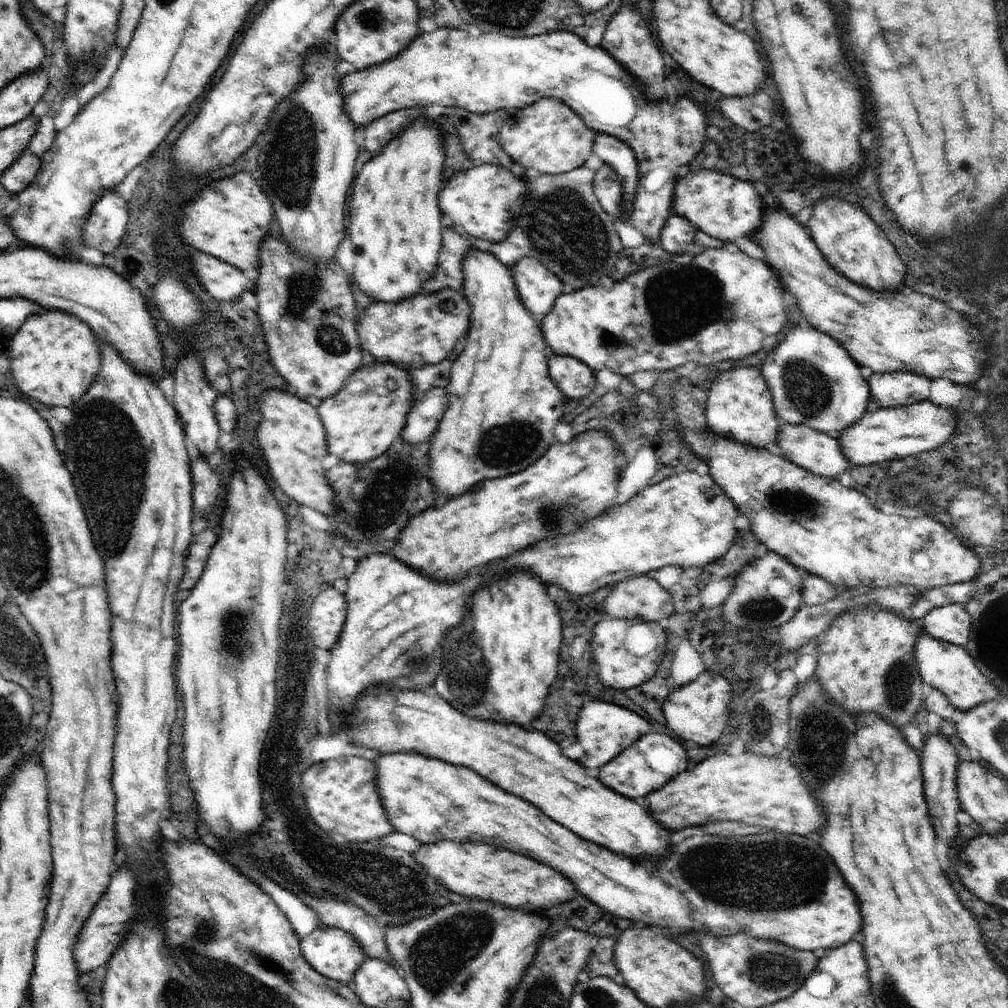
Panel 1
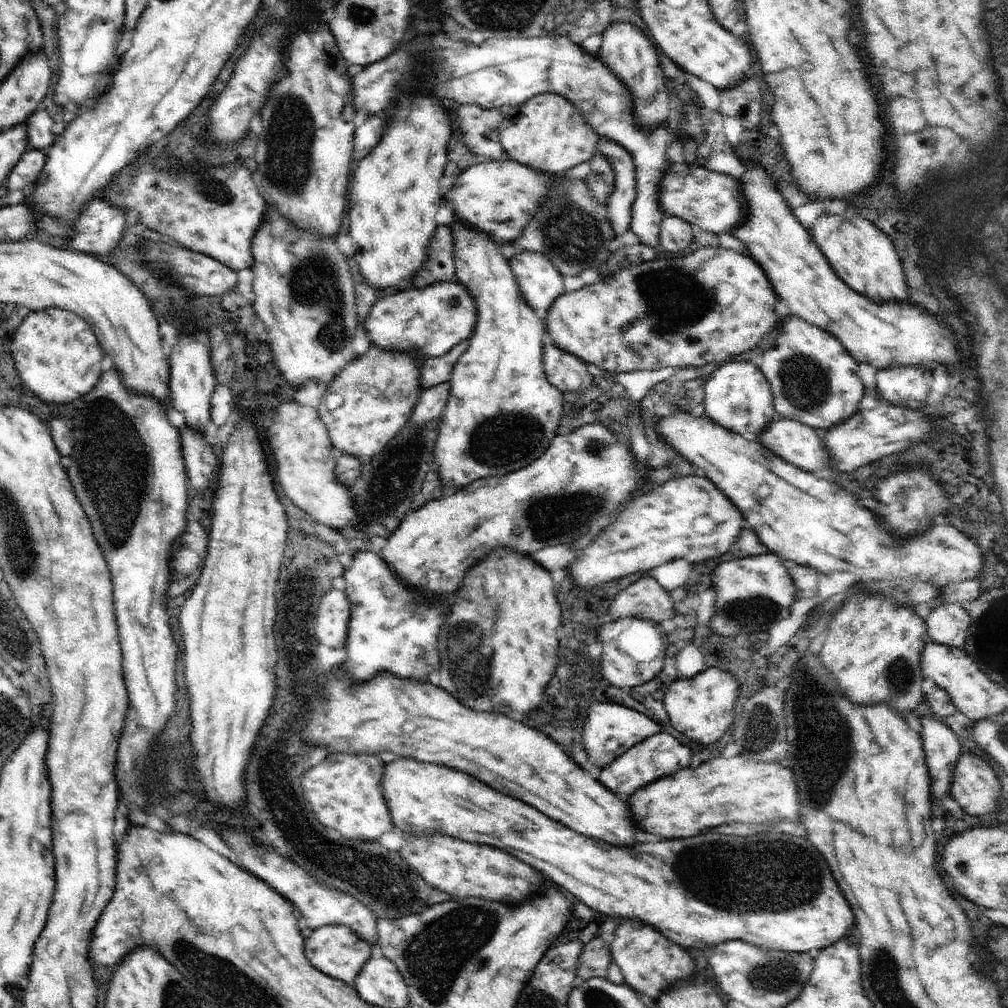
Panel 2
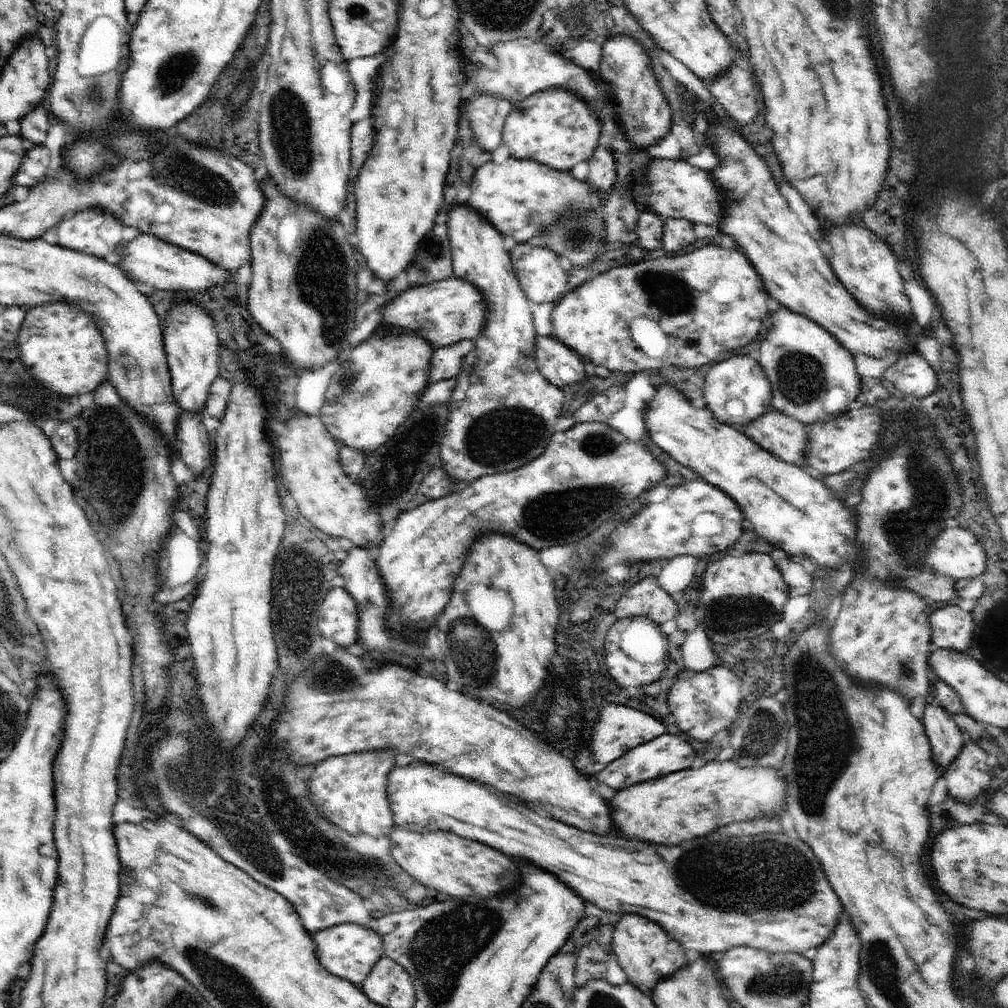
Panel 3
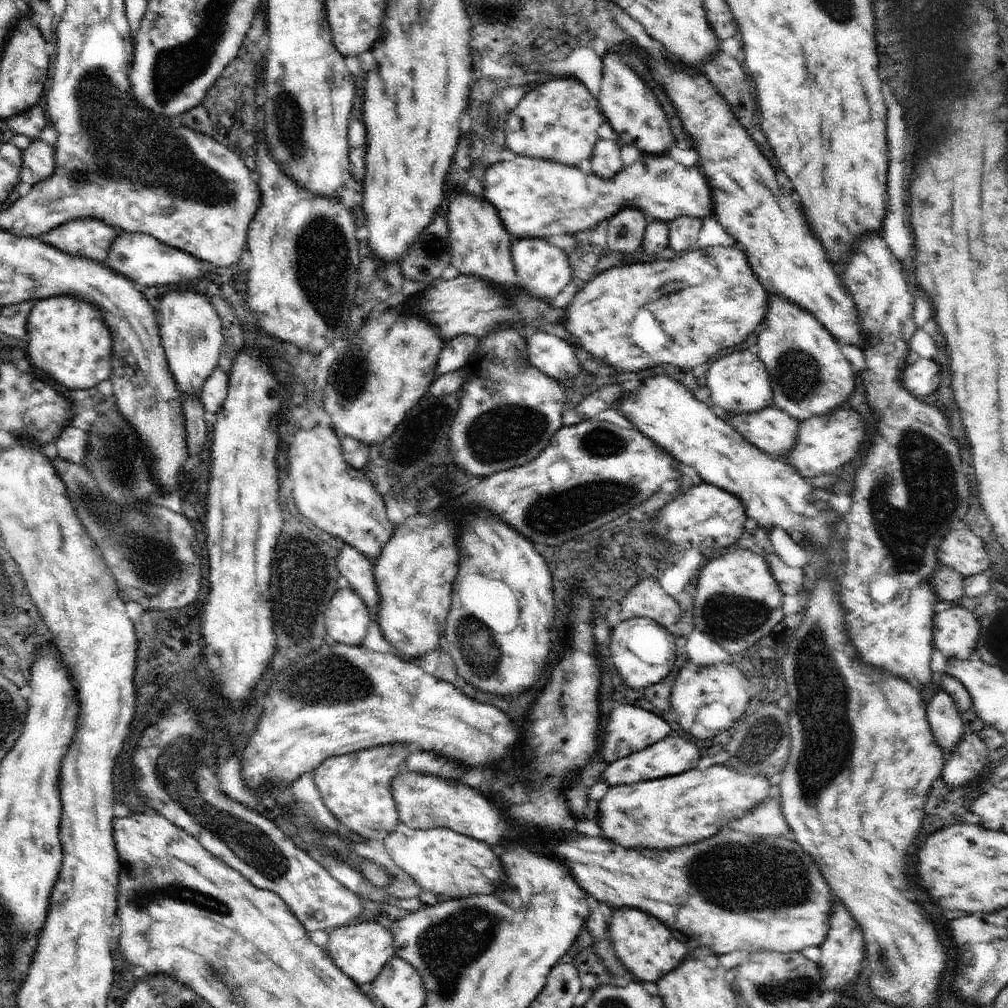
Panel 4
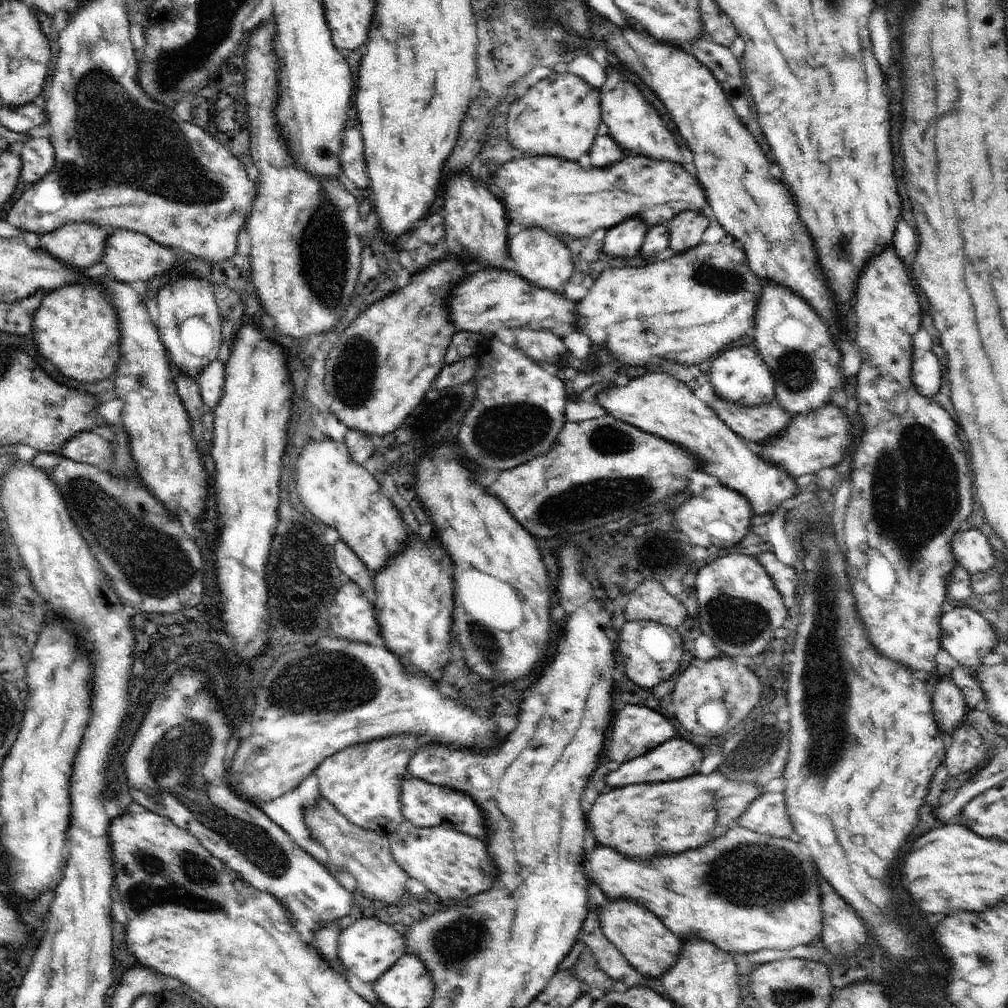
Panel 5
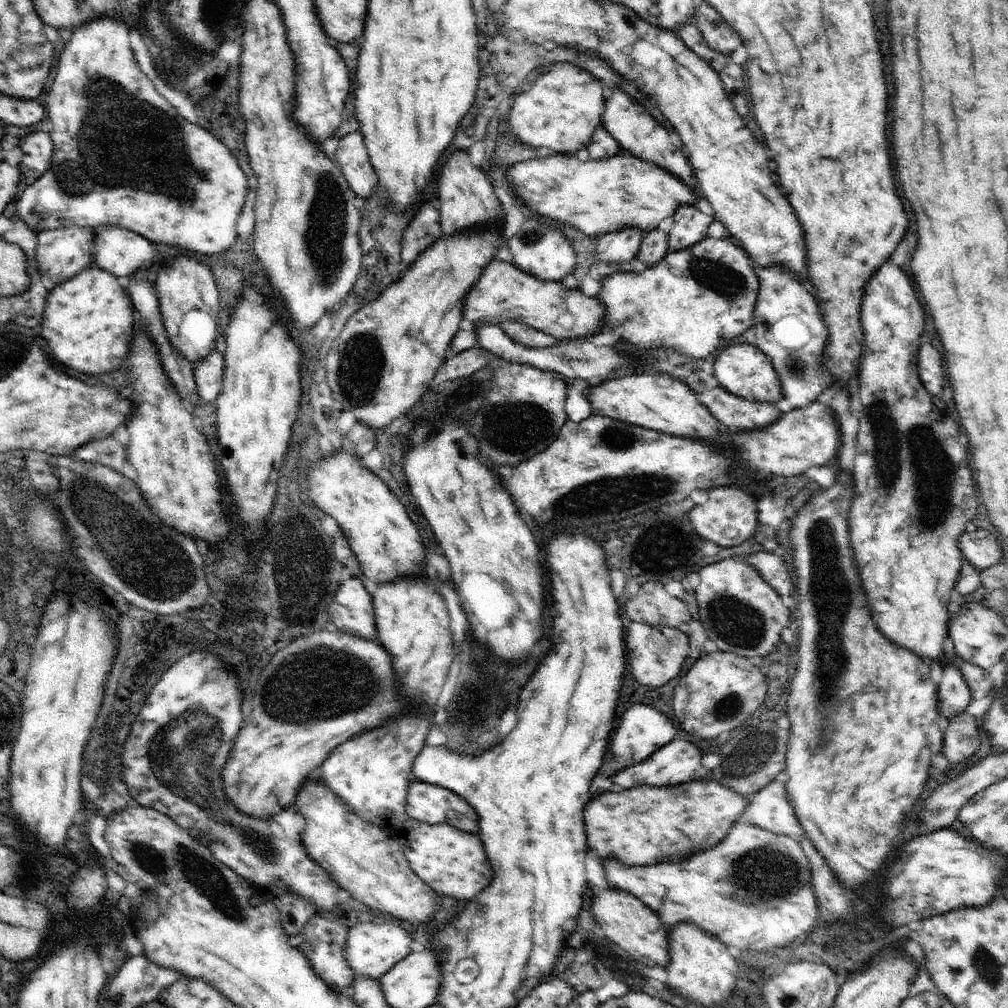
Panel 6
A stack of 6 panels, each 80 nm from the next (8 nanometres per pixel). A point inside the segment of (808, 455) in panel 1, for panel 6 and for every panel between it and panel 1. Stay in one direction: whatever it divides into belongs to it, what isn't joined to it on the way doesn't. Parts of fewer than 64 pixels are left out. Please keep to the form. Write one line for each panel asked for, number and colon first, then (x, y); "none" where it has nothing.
2: (796, 443)
3: (785, 437)
4: (771, 429)
5: (754, 423)
6: (736, 413)

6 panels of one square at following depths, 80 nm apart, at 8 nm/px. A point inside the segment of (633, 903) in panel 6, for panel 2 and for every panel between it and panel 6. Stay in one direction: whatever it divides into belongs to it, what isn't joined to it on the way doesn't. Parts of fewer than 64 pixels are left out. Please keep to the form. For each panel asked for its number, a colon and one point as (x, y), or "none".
2: (649, 962)
3: (645, 952)
4: (641, 943)
5: (648, 945)

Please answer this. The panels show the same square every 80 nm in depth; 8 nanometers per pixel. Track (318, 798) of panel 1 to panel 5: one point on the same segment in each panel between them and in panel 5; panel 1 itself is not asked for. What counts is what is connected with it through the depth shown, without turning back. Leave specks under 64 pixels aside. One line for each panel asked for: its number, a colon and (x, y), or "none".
2: (345, 791)
3: (351, 791)
4: (357, 787)
5: (364, 781)

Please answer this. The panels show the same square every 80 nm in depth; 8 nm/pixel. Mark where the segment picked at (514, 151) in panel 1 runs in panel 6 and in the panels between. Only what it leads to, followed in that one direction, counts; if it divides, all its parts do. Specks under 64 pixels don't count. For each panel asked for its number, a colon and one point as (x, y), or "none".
2: (548, 132)
3: (554, 126)
4: (558, 120)
5: (558, 116)
6: (561, 110)

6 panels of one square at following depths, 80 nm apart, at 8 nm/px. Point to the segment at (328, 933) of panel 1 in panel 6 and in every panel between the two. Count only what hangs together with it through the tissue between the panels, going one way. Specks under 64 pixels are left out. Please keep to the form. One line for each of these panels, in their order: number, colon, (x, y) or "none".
2: (339, 951)
3: (350, 951)
4: (361, 950)
5: (367, 948)
6: (372, 949)

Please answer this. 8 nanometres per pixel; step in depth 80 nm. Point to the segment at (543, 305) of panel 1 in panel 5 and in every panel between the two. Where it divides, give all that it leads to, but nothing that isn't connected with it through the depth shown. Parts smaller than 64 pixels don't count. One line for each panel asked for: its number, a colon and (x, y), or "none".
2: (541, 283)
3: (543, 277)
4: (543, 269)
5: (541, 258)

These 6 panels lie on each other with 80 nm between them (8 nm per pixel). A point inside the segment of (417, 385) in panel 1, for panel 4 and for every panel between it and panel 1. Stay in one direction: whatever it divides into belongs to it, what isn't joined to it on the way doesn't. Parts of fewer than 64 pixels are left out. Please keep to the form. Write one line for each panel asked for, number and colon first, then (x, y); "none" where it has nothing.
2: (438, 370)
3: (446, 362)
4: (456, 352)

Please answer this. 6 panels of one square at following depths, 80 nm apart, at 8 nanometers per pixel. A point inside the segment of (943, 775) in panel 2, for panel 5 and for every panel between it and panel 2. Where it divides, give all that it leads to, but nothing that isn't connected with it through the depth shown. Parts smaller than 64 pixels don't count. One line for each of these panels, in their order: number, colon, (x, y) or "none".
3: (945, 736)
4: (943, 713)
5: (949, 703)

